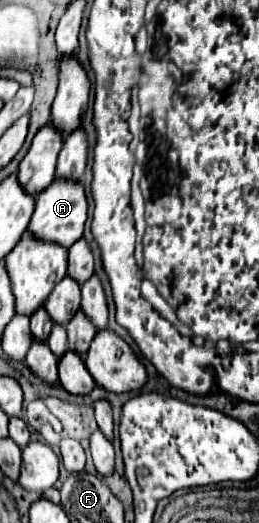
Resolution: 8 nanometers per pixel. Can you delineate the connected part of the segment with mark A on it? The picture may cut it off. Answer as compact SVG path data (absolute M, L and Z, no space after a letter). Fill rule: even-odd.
M54 179L54 183L36 197L36 209L34 209L34 215L32 215L26 231L34 239L50 241L50 243L56 243L56 245L62 245L68 249L82 237L84 223L86 223L86 209L88 209L88 203L84 197L82 183Z

